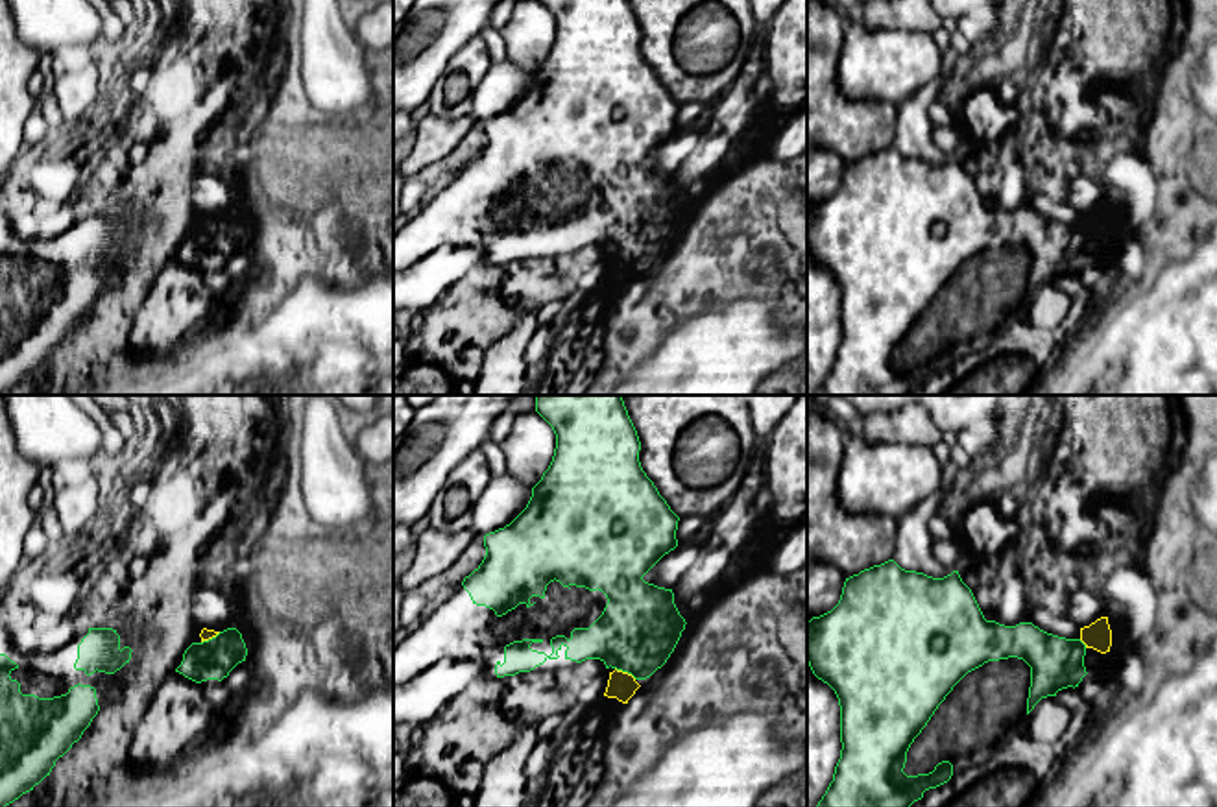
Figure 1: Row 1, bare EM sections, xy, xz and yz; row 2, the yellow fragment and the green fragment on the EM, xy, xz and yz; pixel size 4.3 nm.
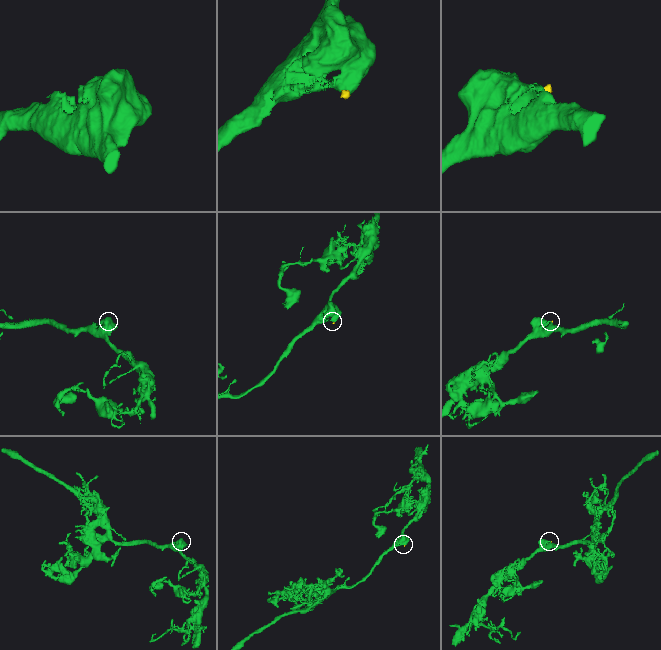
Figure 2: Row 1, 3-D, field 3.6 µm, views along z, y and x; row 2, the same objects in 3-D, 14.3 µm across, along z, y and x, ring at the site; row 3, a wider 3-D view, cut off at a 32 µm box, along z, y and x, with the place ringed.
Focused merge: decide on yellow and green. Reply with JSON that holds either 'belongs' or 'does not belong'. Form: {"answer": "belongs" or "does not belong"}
{"answer": "belongs"}

